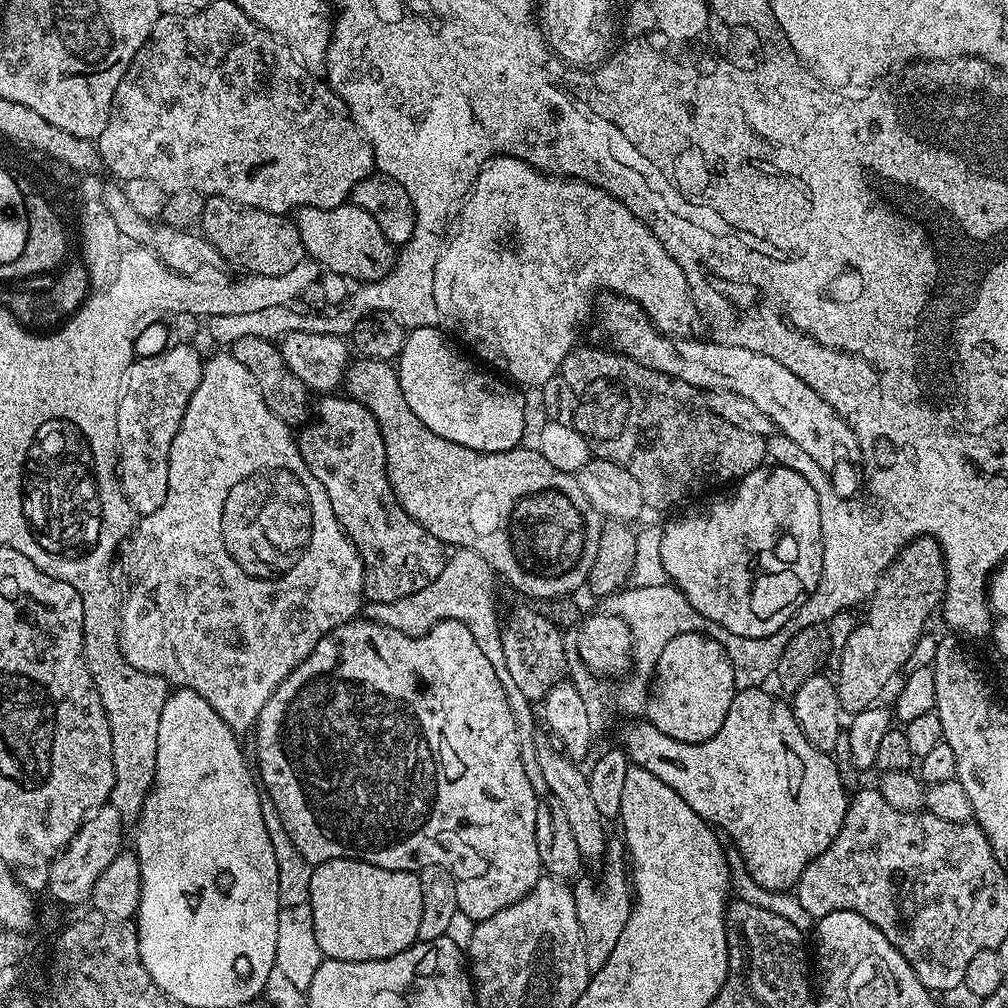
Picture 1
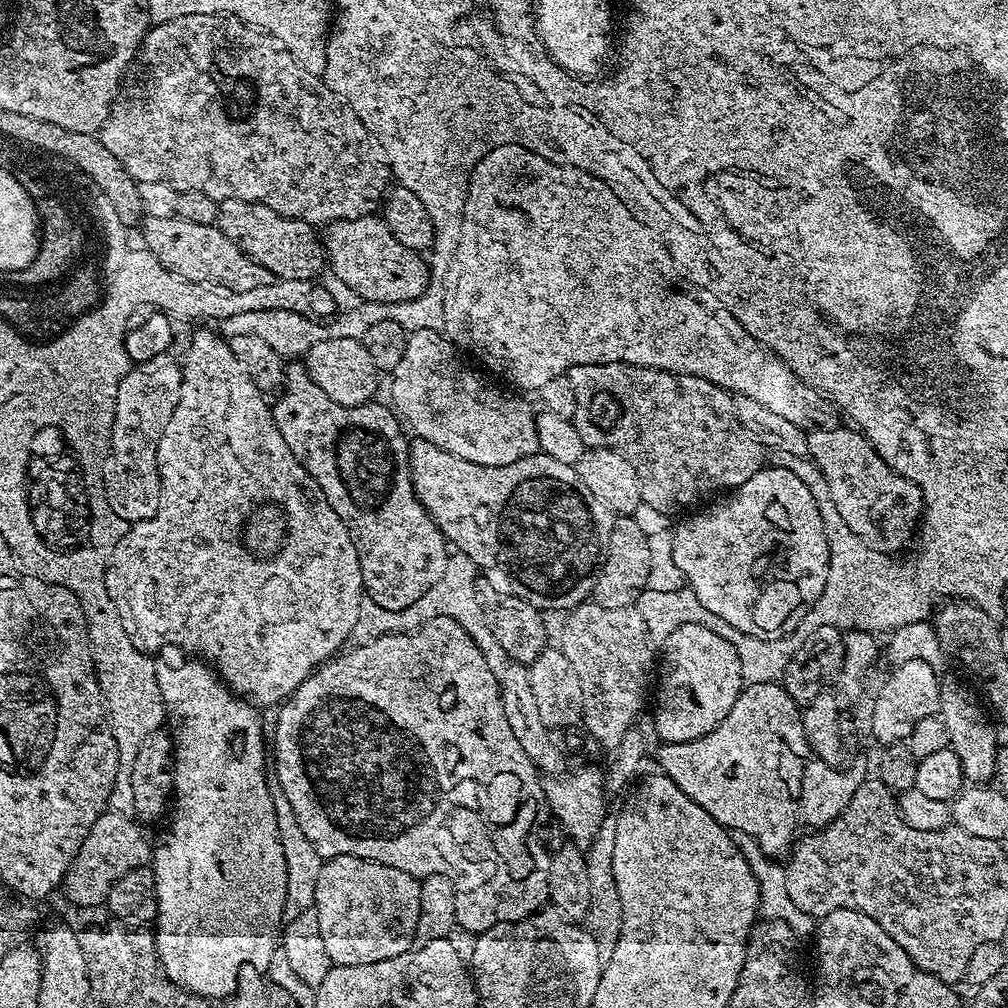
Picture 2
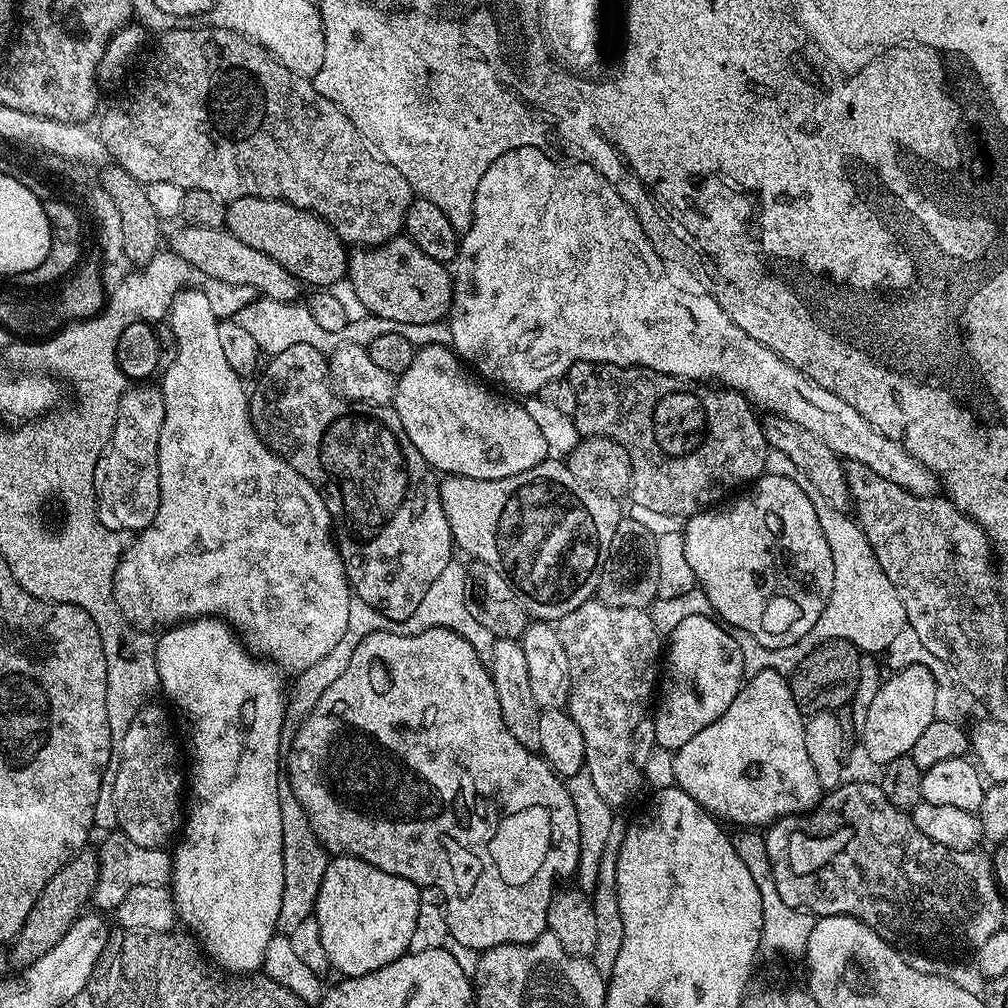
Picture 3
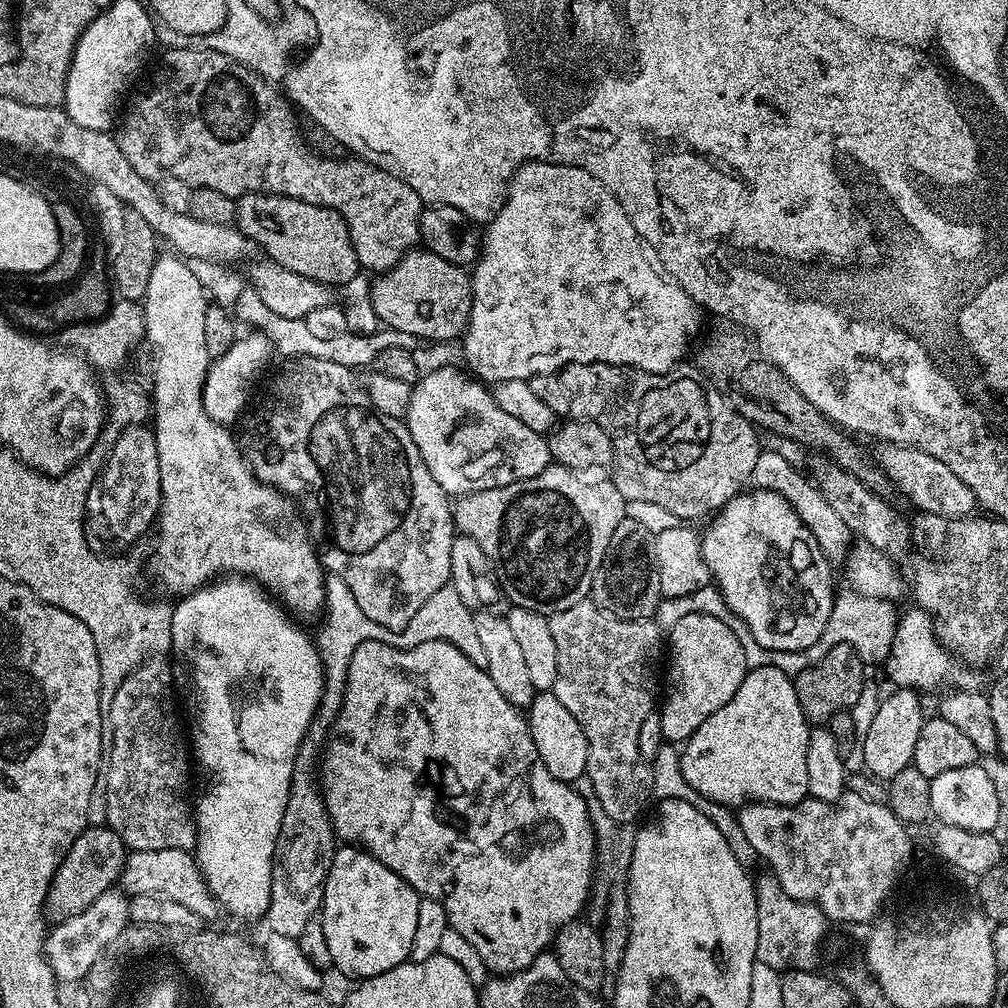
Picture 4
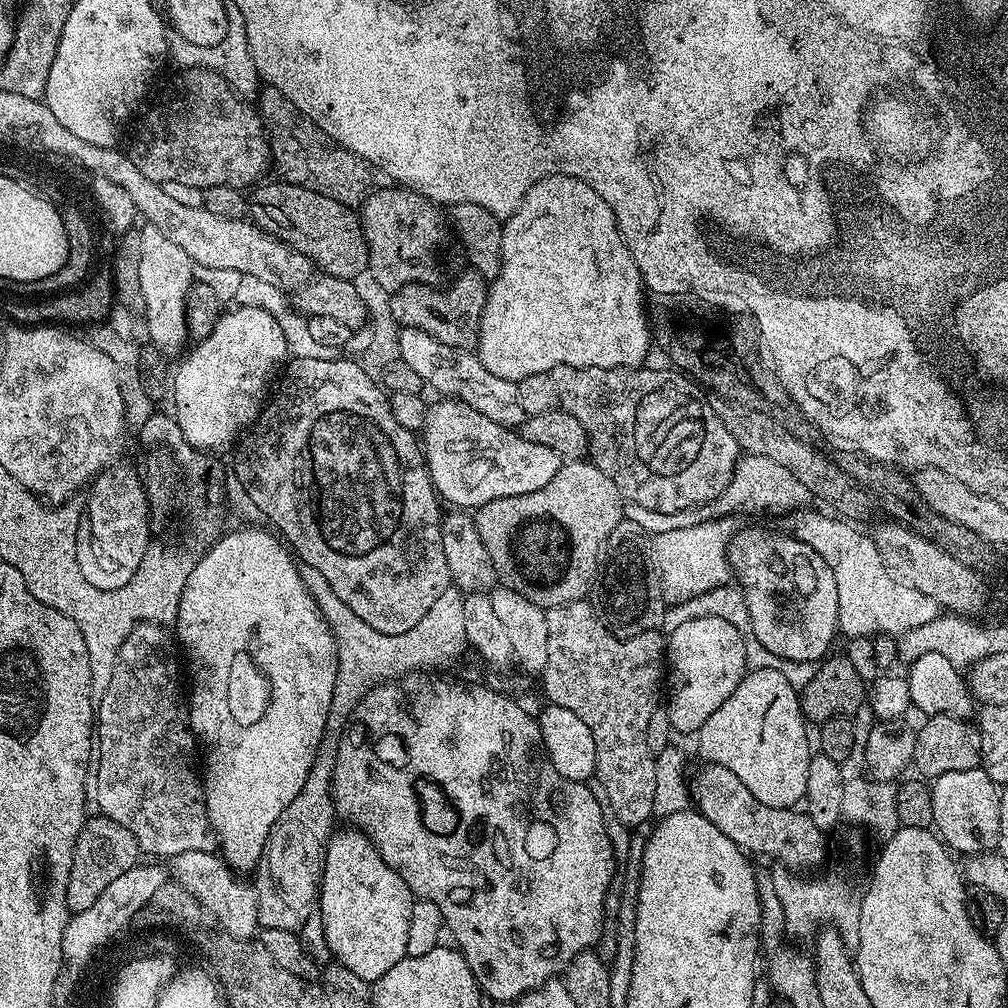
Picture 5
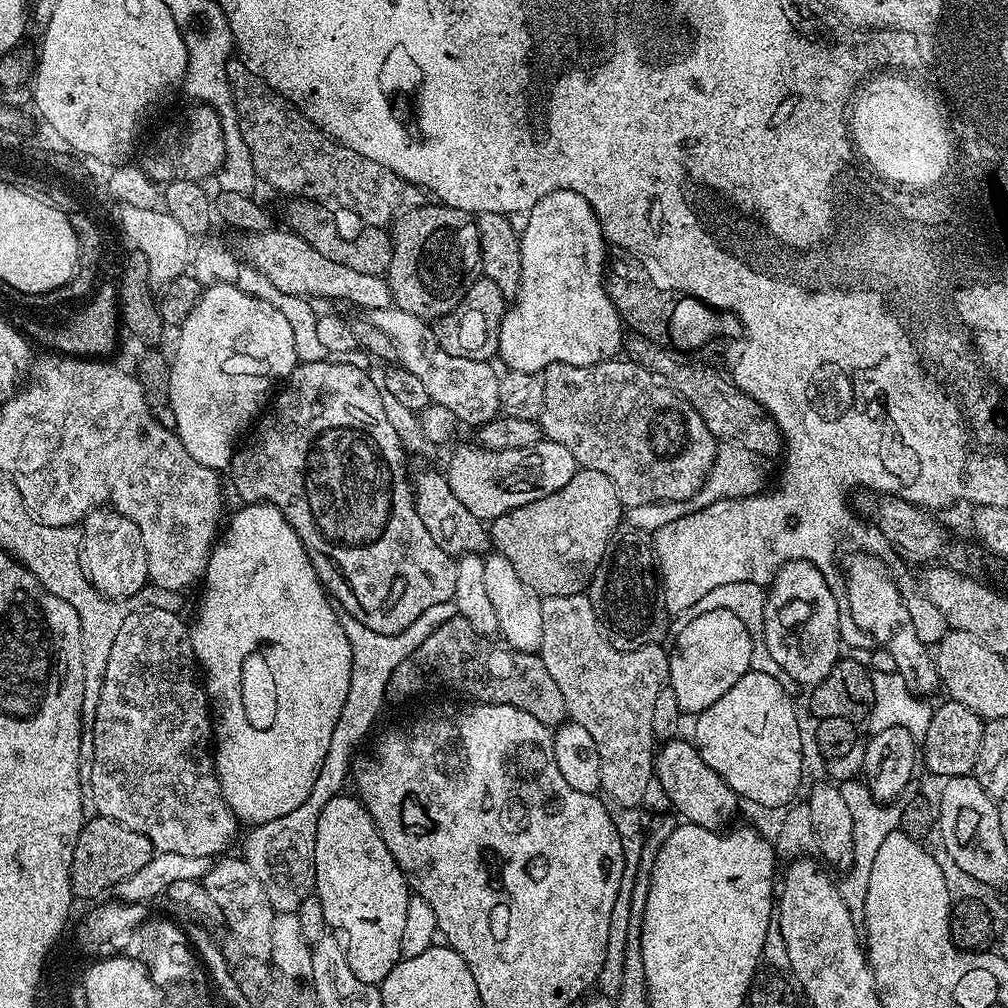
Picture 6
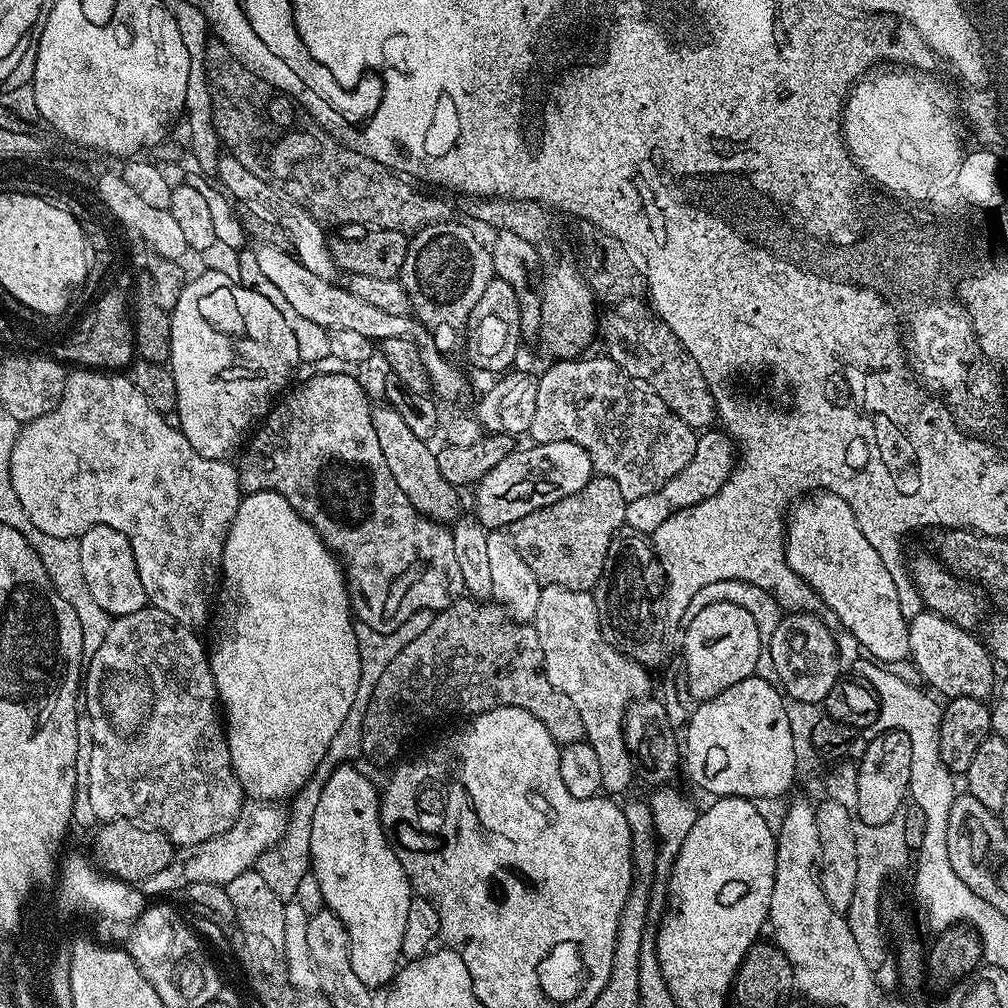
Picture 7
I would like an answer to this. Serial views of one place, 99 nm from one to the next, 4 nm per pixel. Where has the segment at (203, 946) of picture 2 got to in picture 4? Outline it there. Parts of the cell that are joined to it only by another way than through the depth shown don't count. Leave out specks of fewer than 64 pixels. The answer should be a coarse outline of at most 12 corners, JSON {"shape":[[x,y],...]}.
{"shape":[[254,580],[177,599],[200,873],[270,906],[316,641]]}

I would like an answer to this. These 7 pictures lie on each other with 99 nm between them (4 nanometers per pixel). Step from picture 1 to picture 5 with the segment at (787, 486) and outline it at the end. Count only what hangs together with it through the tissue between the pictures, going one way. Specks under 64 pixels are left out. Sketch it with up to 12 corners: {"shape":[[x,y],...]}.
{"shape":[[737,531],[729,563],[770,654],[820,662],[841,588],[791,534]]}

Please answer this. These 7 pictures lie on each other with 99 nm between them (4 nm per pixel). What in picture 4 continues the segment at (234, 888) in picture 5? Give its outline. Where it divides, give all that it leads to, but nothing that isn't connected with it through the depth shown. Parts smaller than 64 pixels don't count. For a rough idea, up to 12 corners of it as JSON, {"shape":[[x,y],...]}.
{"shape":[[129,851],[119,883],[129,897],[159,894],[204,922],[222,906],[195,855]]}

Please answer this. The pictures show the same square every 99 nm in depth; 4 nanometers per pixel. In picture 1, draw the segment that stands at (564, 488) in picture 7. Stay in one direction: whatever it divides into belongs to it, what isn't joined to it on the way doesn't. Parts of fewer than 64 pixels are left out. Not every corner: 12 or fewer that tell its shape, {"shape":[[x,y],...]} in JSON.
{"shape":[[439,327],[405,335],[394,367],[434,434],[521,447],[523,398]]}

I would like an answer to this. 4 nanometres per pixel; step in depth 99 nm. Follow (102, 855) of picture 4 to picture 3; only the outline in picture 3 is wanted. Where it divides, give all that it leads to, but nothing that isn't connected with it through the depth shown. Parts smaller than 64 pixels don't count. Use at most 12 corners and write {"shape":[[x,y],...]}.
{"shape":[[77,852],[38,894],[10,944],[16,970],[62,942],[100,873]]}

